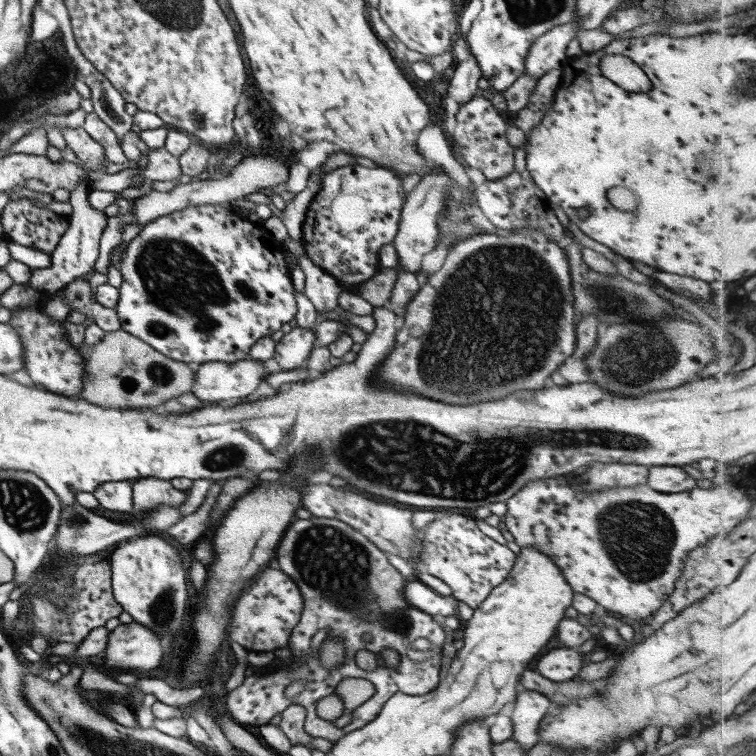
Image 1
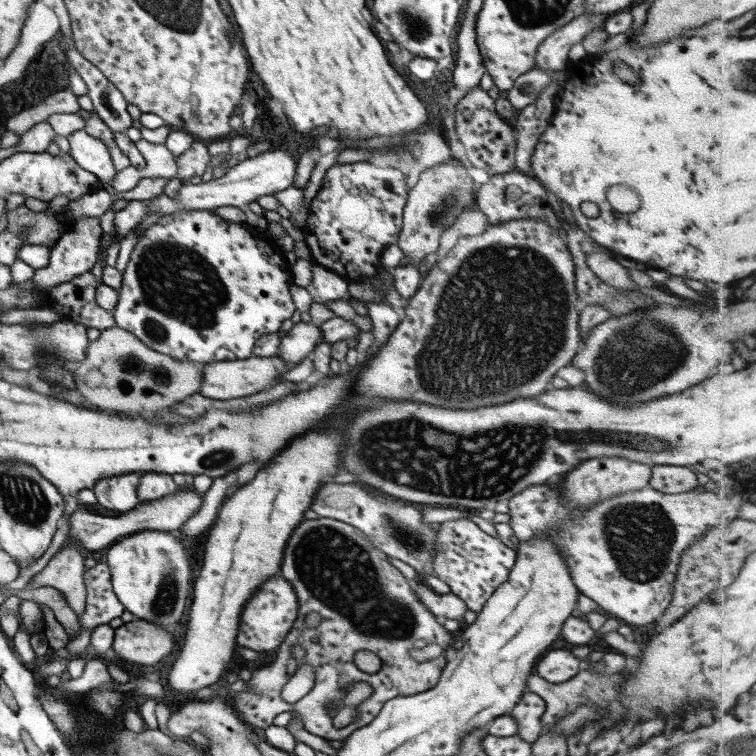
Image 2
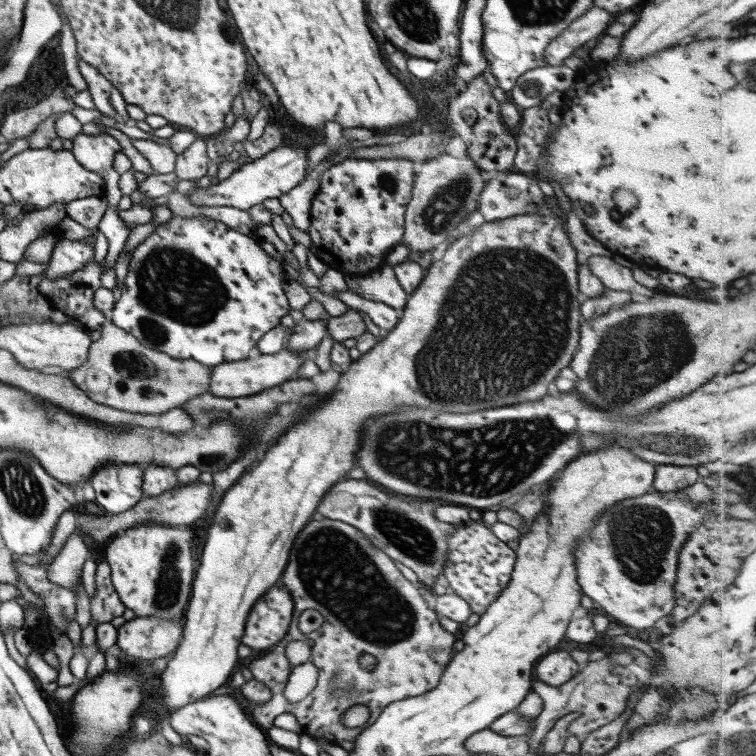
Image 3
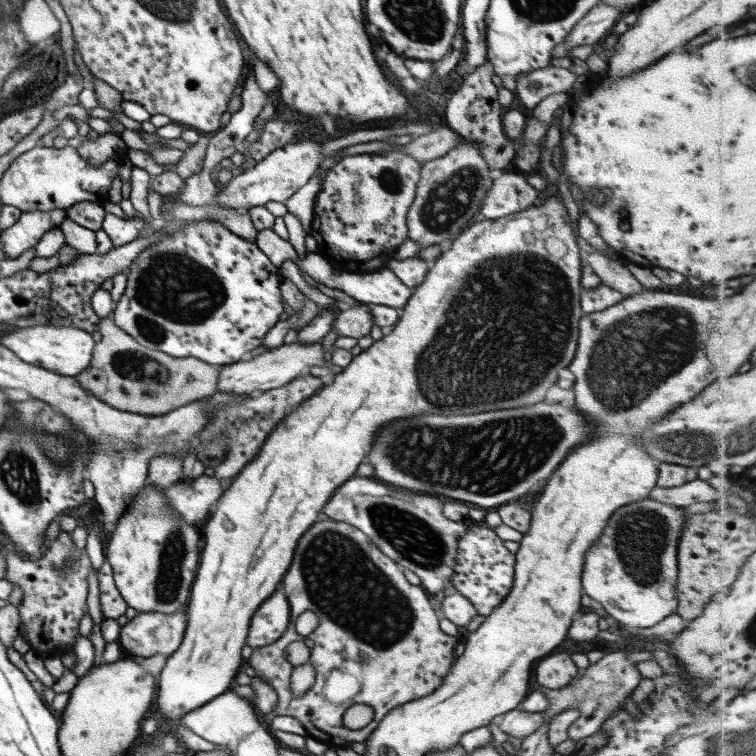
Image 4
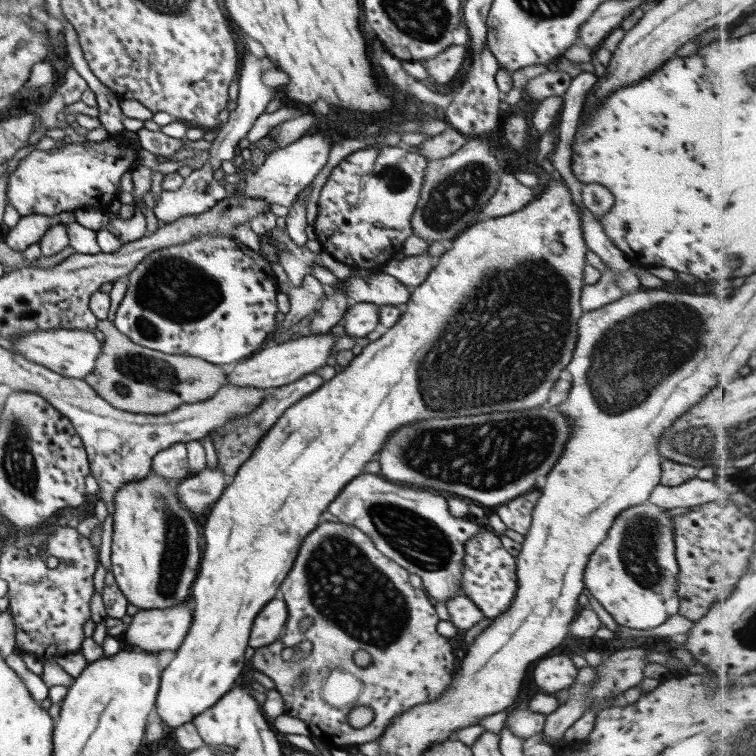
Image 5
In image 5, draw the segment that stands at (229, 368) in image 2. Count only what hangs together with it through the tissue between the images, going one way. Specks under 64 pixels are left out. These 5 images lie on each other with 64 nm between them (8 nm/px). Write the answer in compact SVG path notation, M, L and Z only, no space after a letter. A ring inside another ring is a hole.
M328 331L325 334L308 334L294 340L285 340L276 345L264 345L255 354L235 364L233 370L227 374L225 385L250 386L250 388L267 390L293 382L304 374L313 373L316 368L329 363L328 354L335 340L337 337Z

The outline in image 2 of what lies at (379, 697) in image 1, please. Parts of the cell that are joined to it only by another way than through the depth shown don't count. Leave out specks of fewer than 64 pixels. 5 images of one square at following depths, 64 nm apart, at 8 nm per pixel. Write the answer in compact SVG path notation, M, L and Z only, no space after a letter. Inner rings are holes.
M303 518L303 522L299 522L297 528L289 535L289 542L285 541L285 550L283 550L279 573L287 583L291 584L296 594L297 619L283 642L277 646L275 660L269 662L269 664L263 663L260 668L251 672L251 677L247 682L249 687L245 691L233 692L233 698L230 699L231 706L245 724L265 729L272 725L273 717L277 714L295 711L301 719L304 730L309 734L318 736L325 741L343 741L351 732L369 724L387 700L395 696L419 694L437 684L440 673L444 669L451 652L449 634L442 628L439 619L435 618L423 604L416 600L406 578L389 562L388 556L375 548L357 528L333 519ZM308 612L315 612L321 618L315 628L305 628L304 618ZM426 644L437 644L441 648L439 656L427 660L420 652L420 648ZM293 646L303 648L304 658L297 661L295 658L289 657L288 651ZM357 650L373 652L382 662L379 671L375 674L359 672L353 666L353 654ZM301 665L309 666L313 670L313 686L307 694L293 704L289 704L281 698L280 692L282 686ZM357 681L369 683L371 685L371 695L367 696L359 706L359 720L353 720L345 728L335 729L332 726L333 716L326 711L325 707L334 703L336 708L341 708L343 706L343 695L345 695L343 689L349 683Z

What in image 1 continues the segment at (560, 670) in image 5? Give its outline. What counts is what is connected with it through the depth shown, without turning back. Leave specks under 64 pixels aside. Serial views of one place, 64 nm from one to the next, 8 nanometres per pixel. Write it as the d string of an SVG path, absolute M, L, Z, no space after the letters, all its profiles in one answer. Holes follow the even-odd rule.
M555 648L539 658L539 662L535 664L535 671L547 680L561 682L573 678L579 672L581 664L581 656L575 650Z

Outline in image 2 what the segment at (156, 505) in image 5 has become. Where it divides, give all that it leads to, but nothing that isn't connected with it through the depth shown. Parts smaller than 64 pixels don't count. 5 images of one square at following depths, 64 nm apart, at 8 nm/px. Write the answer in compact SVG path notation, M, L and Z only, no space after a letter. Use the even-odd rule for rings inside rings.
M139 530L121 540L115 540L105 552L105 562L110 570L111 589L123 610L135 615L138 620L163 628L165 633L173 632L173 628L181 620L187 596L192 591L193 574L190 573L188 556L181 539L184 537L179 532Z

